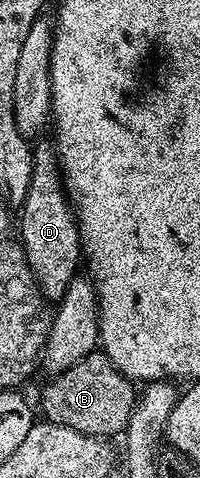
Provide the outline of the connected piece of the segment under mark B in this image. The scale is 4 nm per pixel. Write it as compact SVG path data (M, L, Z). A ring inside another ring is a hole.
M98 350L90 352L50 380L40 394L43 417L49 423L102 439L114 438L114 435L125 431L136 403L136 388L105 353Z

